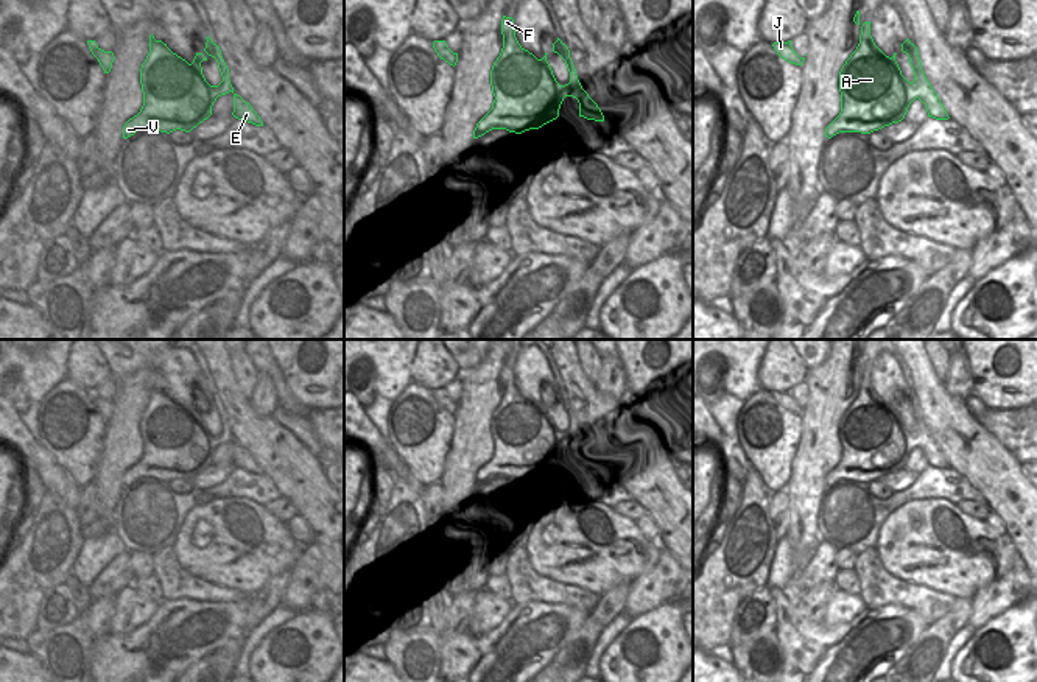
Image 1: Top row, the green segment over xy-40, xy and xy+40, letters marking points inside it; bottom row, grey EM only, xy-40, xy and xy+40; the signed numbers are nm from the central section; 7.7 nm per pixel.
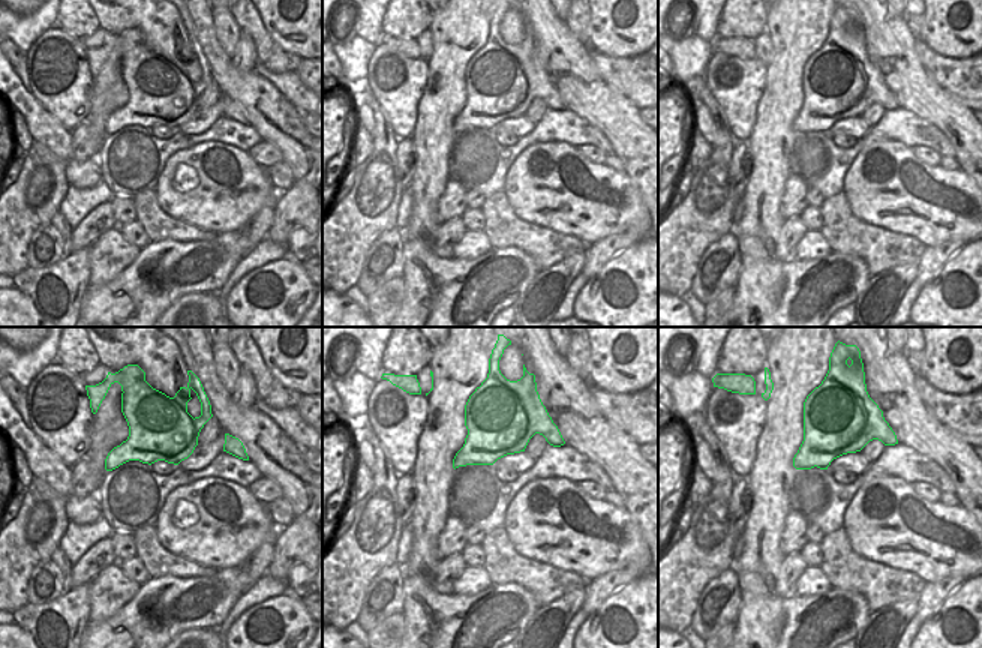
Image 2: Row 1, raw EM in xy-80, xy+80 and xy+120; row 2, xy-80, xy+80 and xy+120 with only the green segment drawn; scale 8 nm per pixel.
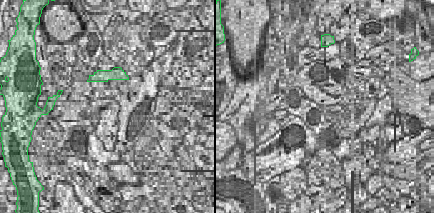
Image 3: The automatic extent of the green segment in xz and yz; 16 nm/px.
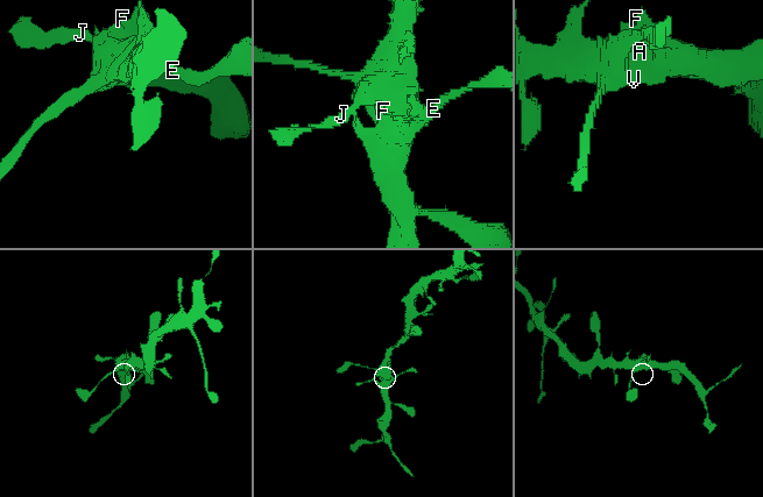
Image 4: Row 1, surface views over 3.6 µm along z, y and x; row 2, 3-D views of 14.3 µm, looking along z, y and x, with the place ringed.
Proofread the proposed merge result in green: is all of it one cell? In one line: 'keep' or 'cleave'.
keep

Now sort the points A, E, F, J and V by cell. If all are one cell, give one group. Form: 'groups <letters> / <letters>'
groups A E F J V

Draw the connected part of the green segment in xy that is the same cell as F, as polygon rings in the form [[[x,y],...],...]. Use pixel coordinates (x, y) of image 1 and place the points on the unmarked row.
[[[503,364],[501,367],[503,397],[490,419],[490,434],[495,445],[492,458],[476,472],[473,487],[484,484],[492,478],[506,478],[509,481],[522,483],[529,478],[539,478],[543,473],[559,466],[559,458],[565,445],[573,445],[579,452],[579,466],[595,470],[604,470],[604,464],[598,453],[582,438],[568,395],[557,386],[553,392],[553,400],[557,402],[567,413],[570,420],[570,431],[561,434],[547,410],[547,403],[537,408],[533,402],[525,399],[517,386],[514,367]]]

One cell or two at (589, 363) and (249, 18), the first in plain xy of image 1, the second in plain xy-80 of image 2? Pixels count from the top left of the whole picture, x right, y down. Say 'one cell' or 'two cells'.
two cells

